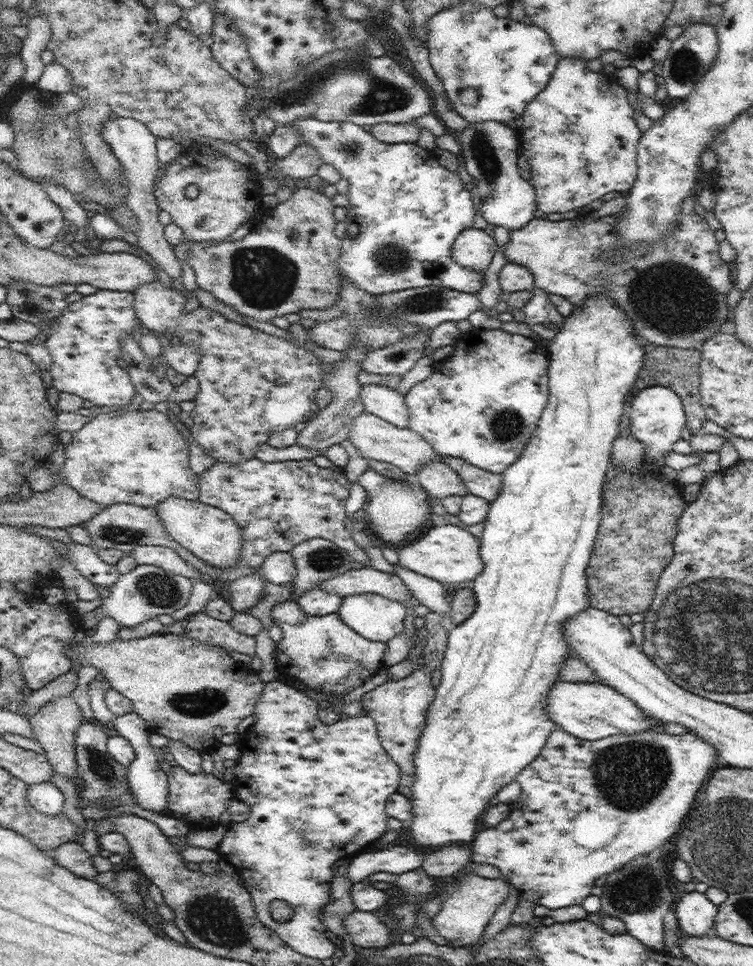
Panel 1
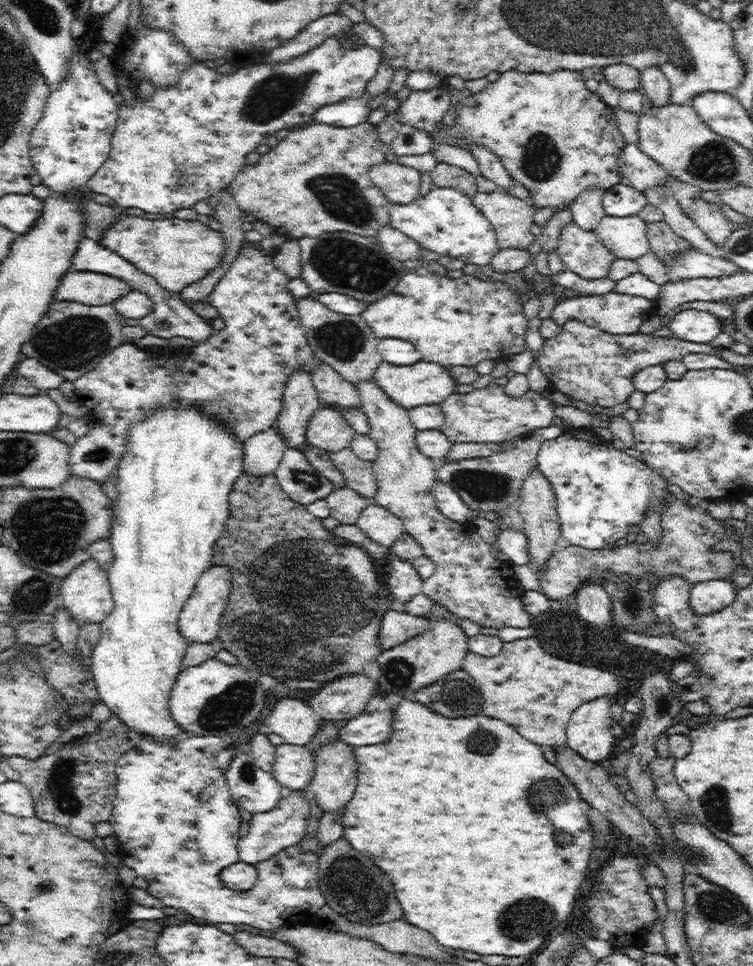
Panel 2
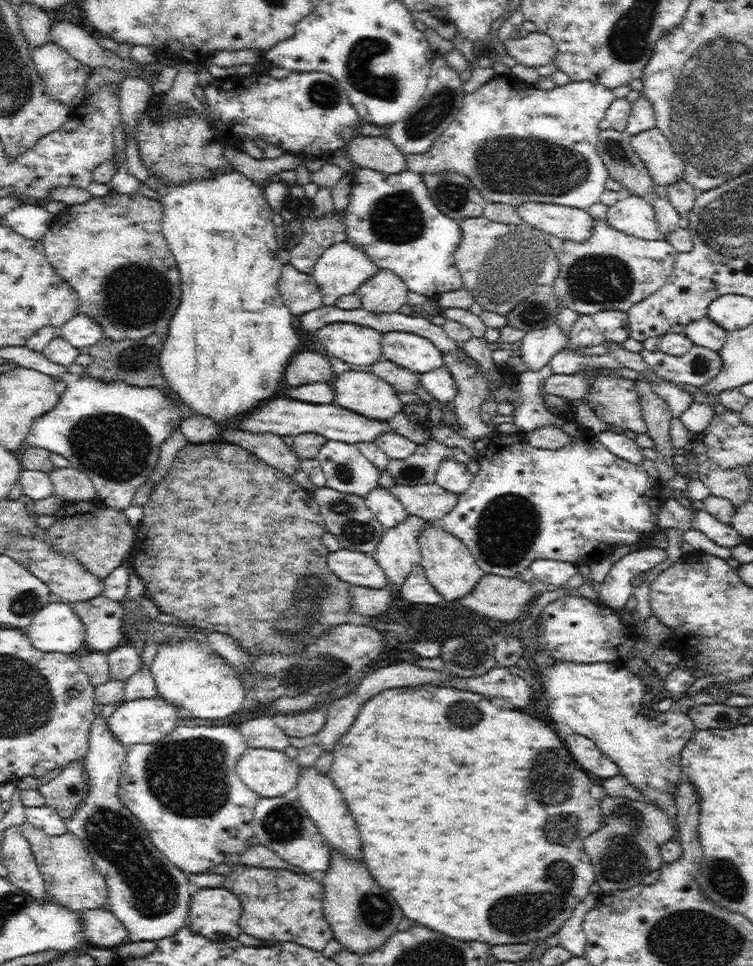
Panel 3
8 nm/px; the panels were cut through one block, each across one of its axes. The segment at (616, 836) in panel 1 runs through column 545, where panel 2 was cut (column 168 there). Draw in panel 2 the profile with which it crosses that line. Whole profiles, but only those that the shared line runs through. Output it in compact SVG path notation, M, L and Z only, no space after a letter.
M144 736L132 750L120 756L118 794L114 798L114 810L110 824L118 840L116 854L126 868L132 868L148 882L148 894L158 898L164 908L186 908L190 920L224 922L228 926L252 926L256 930L280 932L288 926L304 926L312 916L326 906L326 898L320 892L320 846L316 838L306 836L300 844L294 844L272 858L258 862L258 882L248 892L236 892L220 880L220 872L240 860L238 842L240 826L244 822L242 810L234 802L228 790L228 766L236 756L236 746L220 736L178 736L172 742L160 742L152 736Z

